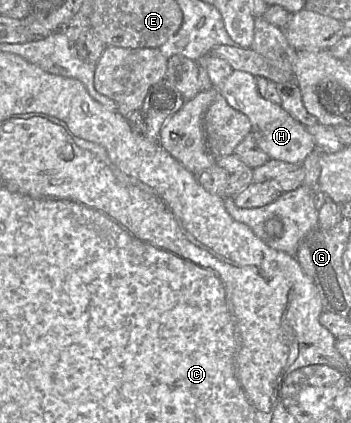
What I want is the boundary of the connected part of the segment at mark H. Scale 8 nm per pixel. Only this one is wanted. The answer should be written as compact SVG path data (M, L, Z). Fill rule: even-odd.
M233 70L216 89L231 107L249 118L252 125L251 133L255 135L259 147L269 159L303 164L306 157L316 148L315 141L306 126L294 119L281 105L266 100L259 94L256 77L252 74Z

